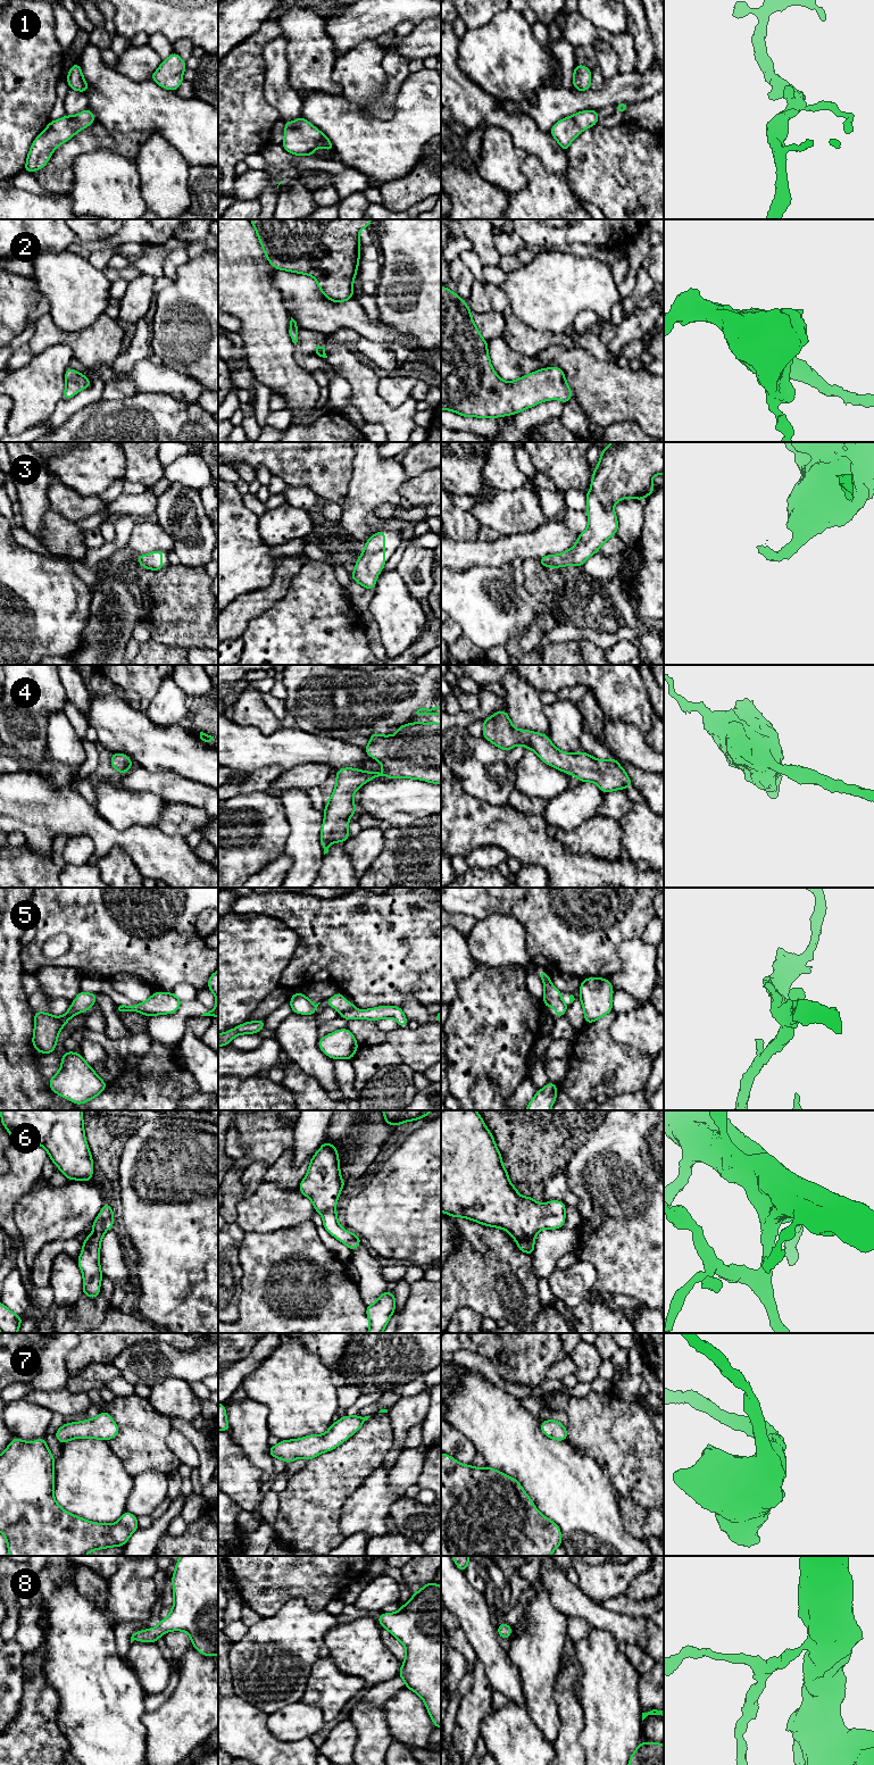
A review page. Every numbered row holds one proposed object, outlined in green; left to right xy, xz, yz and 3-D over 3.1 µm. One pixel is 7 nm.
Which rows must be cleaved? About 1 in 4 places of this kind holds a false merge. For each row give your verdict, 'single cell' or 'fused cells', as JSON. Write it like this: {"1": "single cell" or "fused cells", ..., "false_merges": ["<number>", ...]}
{"1": "single cell", "2": "single cell", "3": "single cell", "4": "single cell", "5": "fused cells", "6": "single cell", "7": "single cell", "8": "single cell", "false_merges": ["5"]}

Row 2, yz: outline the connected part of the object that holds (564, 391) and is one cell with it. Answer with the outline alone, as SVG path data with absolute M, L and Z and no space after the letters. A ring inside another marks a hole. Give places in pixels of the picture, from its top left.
M441 286L441 409L464 417L502 417L521 413L540 402L572 400L565 373L557 366L542 368L513 382L501 380L493 371L488 342L477 330L467 303Z

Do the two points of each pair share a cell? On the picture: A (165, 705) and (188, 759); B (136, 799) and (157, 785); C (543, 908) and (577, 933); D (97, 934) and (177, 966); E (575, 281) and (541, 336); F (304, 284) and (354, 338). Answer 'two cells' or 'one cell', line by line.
A: two cells
B: two cells
C: one cell
D: one cell
E: two cells
F: two cells

